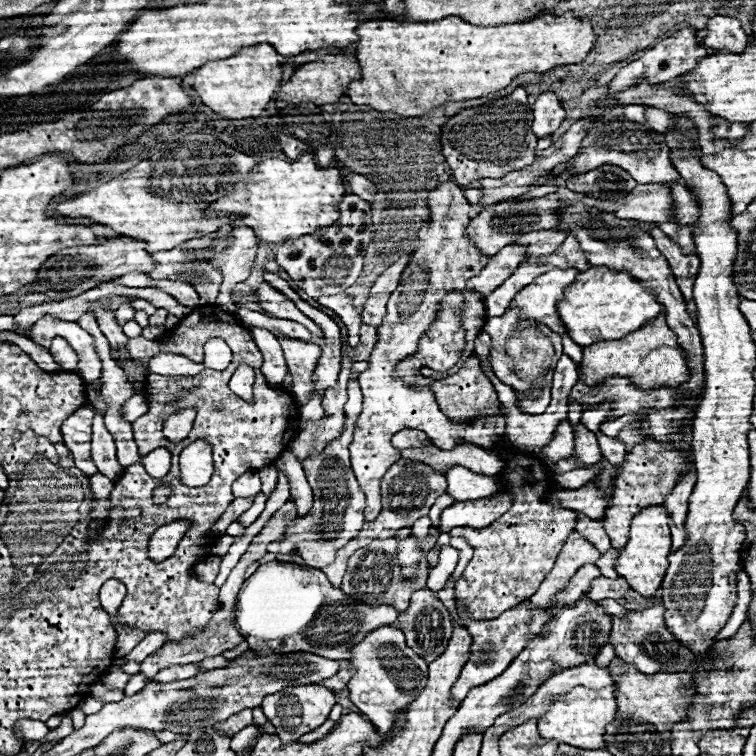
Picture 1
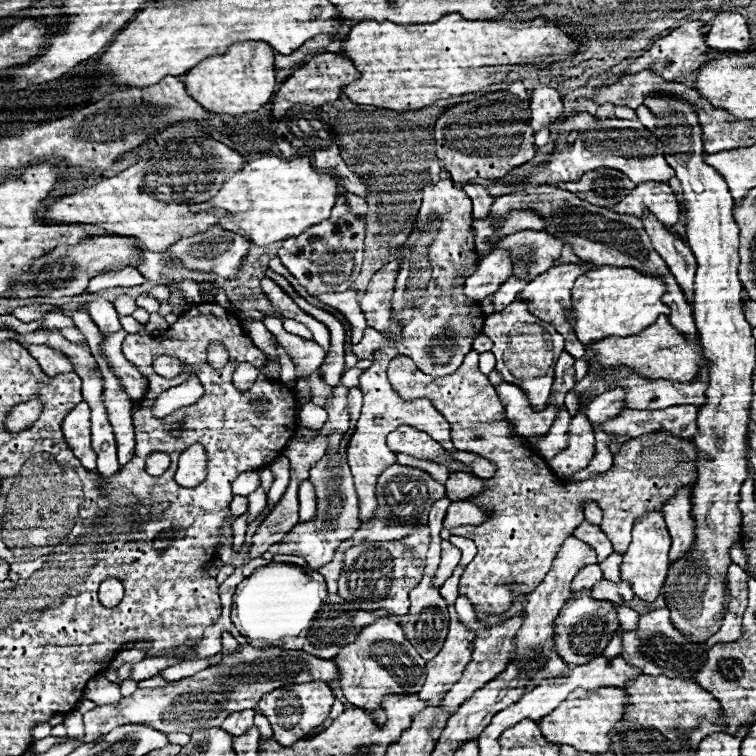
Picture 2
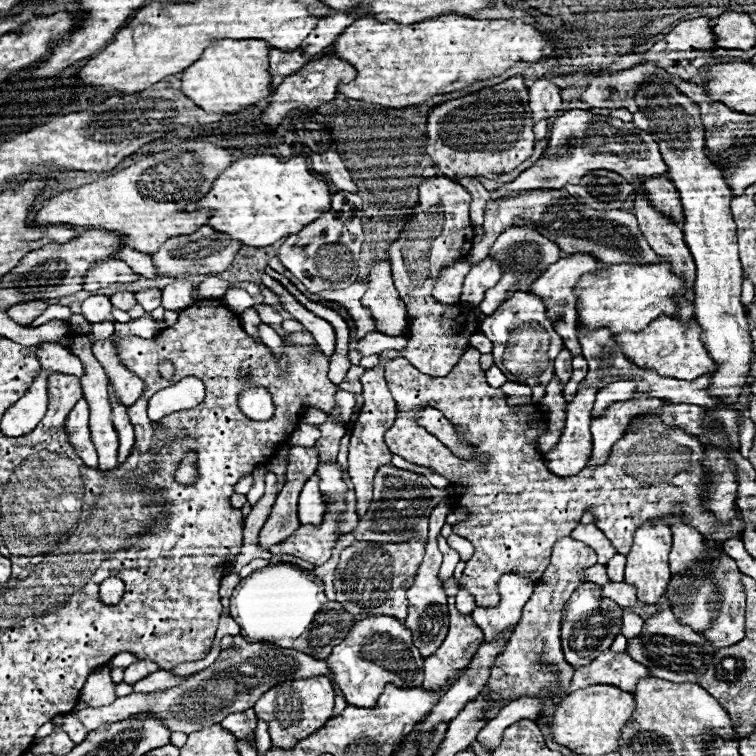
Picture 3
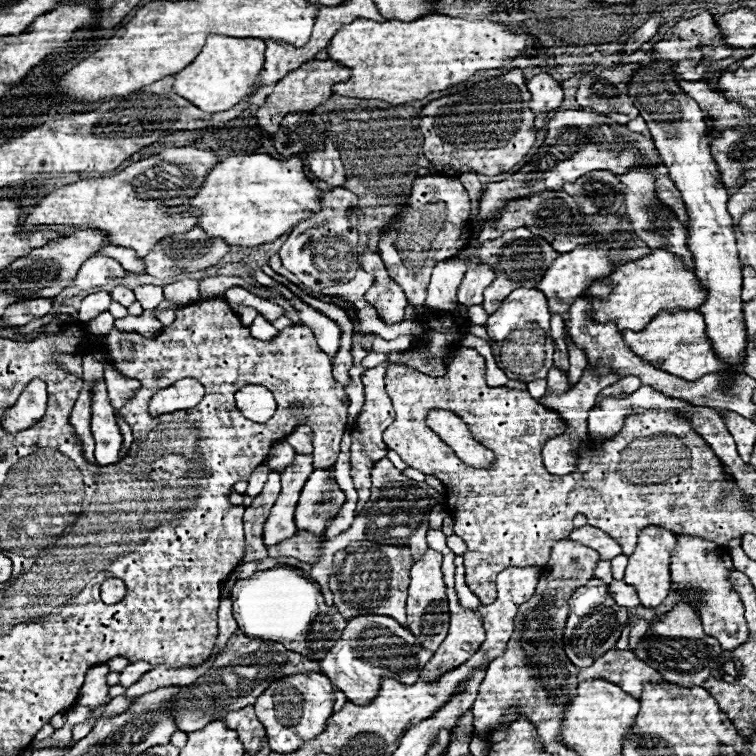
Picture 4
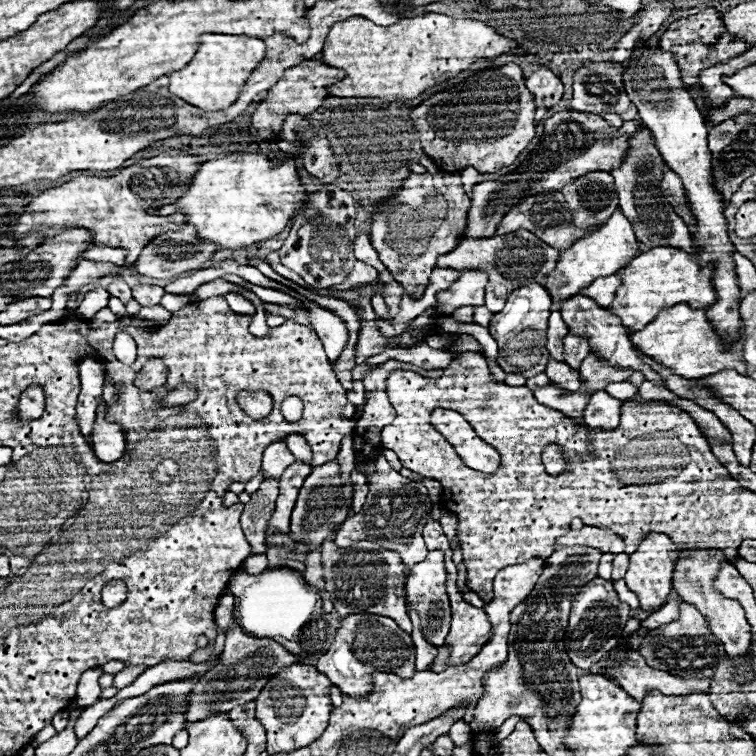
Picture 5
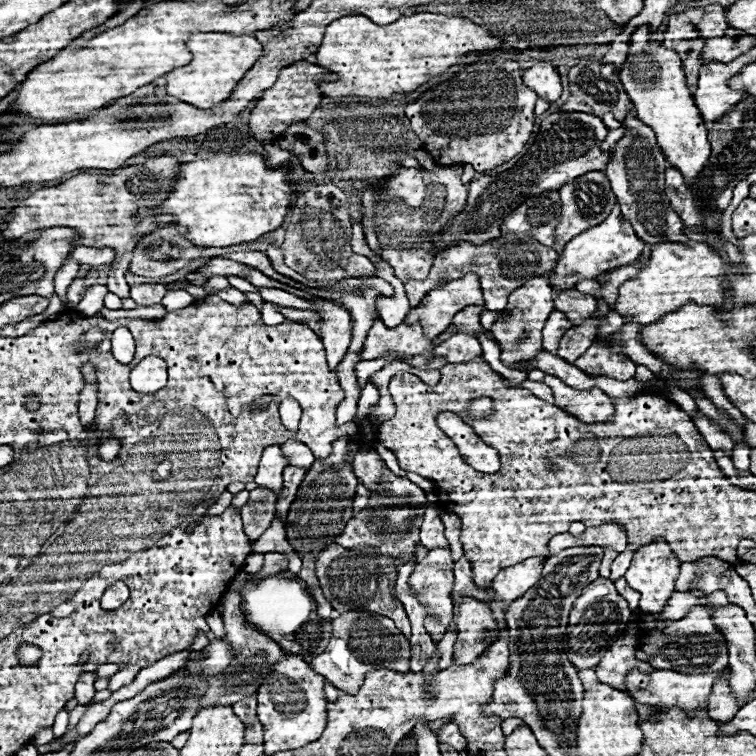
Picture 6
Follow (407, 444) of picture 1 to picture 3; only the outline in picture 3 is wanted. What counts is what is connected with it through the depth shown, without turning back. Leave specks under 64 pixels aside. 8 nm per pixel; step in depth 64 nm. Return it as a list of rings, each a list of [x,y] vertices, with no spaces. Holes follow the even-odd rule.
[[[466,348],[458,364],[444,378],[432,378],[412,368],[408,360],[394,358],[386,364],[386,382],[398,408],[398,418],[384,436],[388,448],[404,460],[426,466],[448,478],[450,484],[462,486],[456,506],[468,510],[468,516],[454,526],[454,534],[470,540],[474,546],[474,554],[466,562],[462,574],[462,584],[476,598],[478,606],[488,608],[498,604],[498,580],[504,572],[530,574],[532,580],[540,580],[544,568],[550,564],[552,544],[570,536],[572,526],[584,512],[594,514],[594,526],[612,540],[620,554],[630,552],[636,528],[648,520],[670,524],[670,520],[678,518],[714,542],[740,538],[746,528],[738,508],[736,516],[728,522],[718,520],[706,510],[704,488],[710,478],[708,468],[702,464],[706,448],[696,436],[686,434],[678,426],[664,424],[656,414],[646,414],[632,422],[634,430],[626,430],[612,446],[606,464],[586,466],[574,476],[558,478],[542,464],[542,454],[538,450],[538,436],[548,432],[546,414],[532,402],[510,406],[500,388],[488,386],[476,348]],[[426,406],[442,410],[444,416],[456,424],[464,440],[476,446],[480,456],[474,462],[458,460],[436,436],[428,434],[416,422],[418,412]],[[656,436],[678,436],[676,444],[688,448],[688,468],[676,472],[672,480],[640,484],[636,476],[624,472],[624,456],[628,456],[640,440],[656,440]]]

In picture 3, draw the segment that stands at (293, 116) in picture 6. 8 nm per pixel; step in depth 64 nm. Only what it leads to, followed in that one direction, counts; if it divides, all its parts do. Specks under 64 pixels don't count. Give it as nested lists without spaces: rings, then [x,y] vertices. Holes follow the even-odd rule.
[[[320,56],[320,58],[312,60],[312,62],[308,62],[304,68],[300,68],[296,74],[286,76],[278,84],[278,88],[270,96],[268,108],[260,114],[262,122],[266,126],[270,126],[270,128],[276,128],[276,126],[280,126],[282,118],[294,108],[310,108],[310,110],[314,110],[320,104],[330,102],[336,96],[338,84],[348,84],[354,78],[356,78],[356,72],[354,72],[354,68],[350,64],[344,64],[342,60],[334,60],[334,56]]]

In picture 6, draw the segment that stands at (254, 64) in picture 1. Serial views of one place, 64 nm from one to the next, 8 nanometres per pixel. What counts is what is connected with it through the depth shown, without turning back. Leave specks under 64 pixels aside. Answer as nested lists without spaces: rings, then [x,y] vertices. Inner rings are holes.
[[[202,32],[192,34],[186,42],[188,50],[192,52],[192,62],[186,68],[174,68],[172,72],[164,74],[166,78],[166,94],[174,96],[186,104],[192,104],[200,110],[212,108],[220,100],[226,100],[238,84],[238,80],[252,68],[252,64],[262,56],[262,44],[254,36],[234,36],[224,32]]]

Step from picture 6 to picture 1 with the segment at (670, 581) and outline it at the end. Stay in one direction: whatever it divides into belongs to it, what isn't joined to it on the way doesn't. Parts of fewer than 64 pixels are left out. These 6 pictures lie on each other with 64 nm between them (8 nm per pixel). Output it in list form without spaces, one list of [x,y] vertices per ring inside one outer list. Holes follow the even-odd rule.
[[[644,508],[644,512],[638,512],[630,526],[630,540],[628,546],[620,550],[616,572],[618,576],[624,576],[632,590],[636,590],[644,598],[652,598],[656,590],[662,584],[662,578],[668,568],[668,554],[670,554],[670,530],[666,524],[668,516],[664,508]]]

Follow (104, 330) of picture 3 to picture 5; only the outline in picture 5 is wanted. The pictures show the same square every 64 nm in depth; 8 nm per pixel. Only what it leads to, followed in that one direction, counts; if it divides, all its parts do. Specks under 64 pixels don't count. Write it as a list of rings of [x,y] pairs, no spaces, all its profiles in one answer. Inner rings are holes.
[[[104,308],[104,310],[100,310],[92,320],[90,320],[90,326],[92,328],[98,328],[98,322],[116,322],[118,318],[122,318],[120,314],[114,314],[110,308]]]

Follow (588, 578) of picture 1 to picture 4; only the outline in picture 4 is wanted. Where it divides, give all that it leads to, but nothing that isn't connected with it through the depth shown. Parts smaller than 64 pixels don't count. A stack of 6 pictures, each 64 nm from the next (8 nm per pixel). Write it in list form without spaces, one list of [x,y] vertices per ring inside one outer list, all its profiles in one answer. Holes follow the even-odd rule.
[[[600,560],[600,562],[598,562],[598,566],[596,566],[596,570],[594,570],[594,576],[596,576],[596,578],[600,578],[600,580],[604,580],[606,584],[610,584],[610,582],[612,582],[610,560]]]

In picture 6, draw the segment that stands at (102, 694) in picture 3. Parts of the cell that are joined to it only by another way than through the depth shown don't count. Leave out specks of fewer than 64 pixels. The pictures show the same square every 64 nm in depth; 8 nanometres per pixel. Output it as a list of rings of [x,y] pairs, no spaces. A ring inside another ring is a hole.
[[[86,672],[80,676],[80,684],[76,684],[76,700],[78,704],[90,704],[92,696],[94,696],[94,680],[96,674],[94,672]]]

